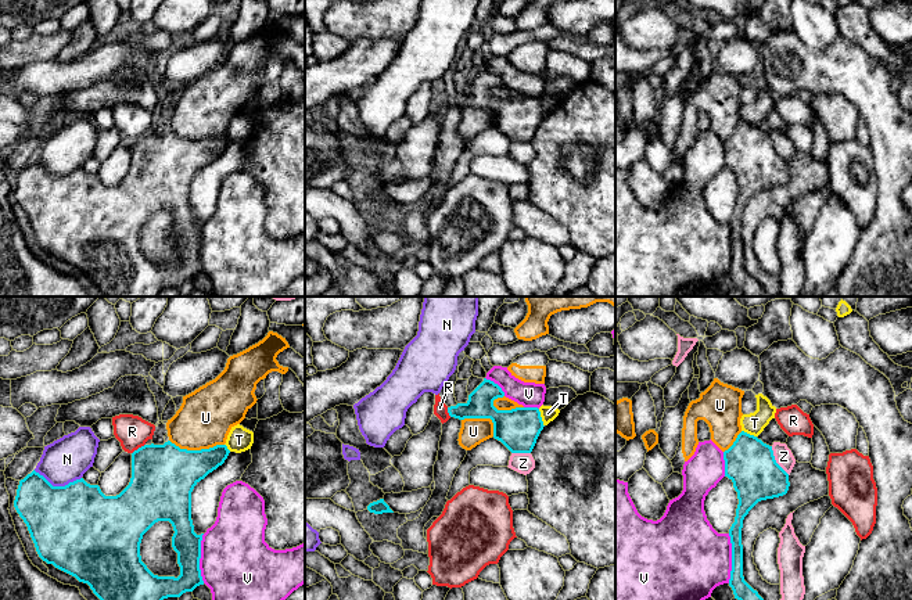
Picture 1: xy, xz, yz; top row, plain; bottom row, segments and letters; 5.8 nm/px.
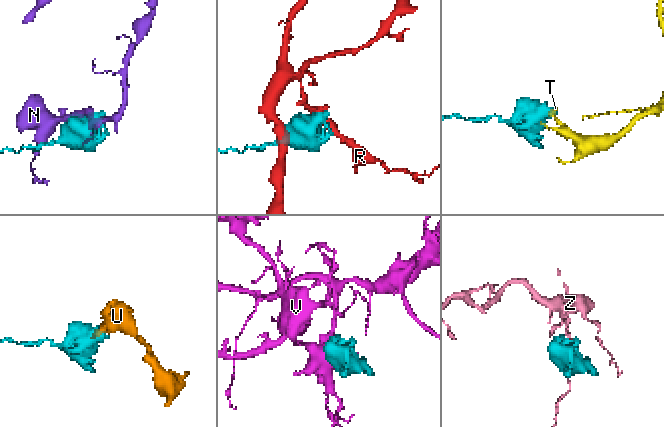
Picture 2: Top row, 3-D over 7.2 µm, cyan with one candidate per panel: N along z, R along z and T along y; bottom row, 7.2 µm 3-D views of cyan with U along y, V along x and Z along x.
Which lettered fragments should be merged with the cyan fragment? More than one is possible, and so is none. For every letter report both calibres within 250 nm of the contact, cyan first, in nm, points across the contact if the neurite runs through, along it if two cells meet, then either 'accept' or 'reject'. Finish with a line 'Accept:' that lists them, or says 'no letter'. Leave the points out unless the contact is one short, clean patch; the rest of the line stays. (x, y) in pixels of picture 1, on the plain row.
N: 480 nm thick on the cyan side, 260 nm on the other; reject
R: 360 nm thick on the cyan side, 190 nm on the other; reject
T: 240 nm thick on the cyan side, 90 nm on the other; border along xz (538, 99), (544, 115); reject
U: 360 nm thick on the cyan side, 320 nm on the other; border along xy (169, 129), (187, 139), (208, 139), (223, 135); reject
V: 160 nm thick on the cyan side, 420 nm on the other; reject
Z: 280 nm thick on the cyan side, 110 nm on the other; reject
Accept: no letter

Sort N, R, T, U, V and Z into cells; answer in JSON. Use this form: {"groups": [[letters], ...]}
{"groups": [["N"], ["R"], ["T"], ["U"], ["V"], ["Z"]]}

